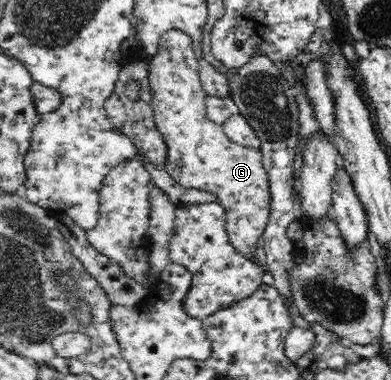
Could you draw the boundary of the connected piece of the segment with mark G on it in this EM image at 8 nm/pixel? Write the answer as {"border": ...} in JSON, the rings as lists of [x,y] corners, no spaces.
{"border":[[[170,29],[161,36],[161,41],[150,69],[150,82],[153,93],[153,109],[158,130],[164,135],[169,146],[167,174],[184,188],[210,190],[218,197],[217,202],[225,210],[225,228],[229,243],[254,265],[260,266],[263,274],[269,267],[262,252],[266,240],[266,230],[274,208],[274,198],[270,189],[270,174],[264,167],[261,149],[251,149],[230,140],[223,127],[207,116],[207,94],[198,77],[198,59],[191,36],[180,29]]]}

